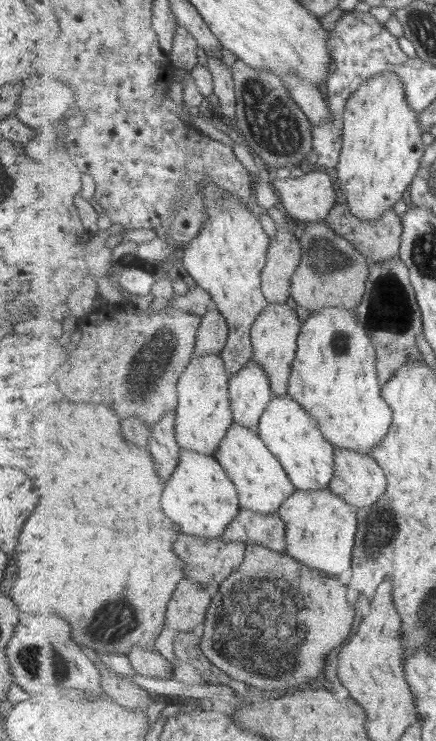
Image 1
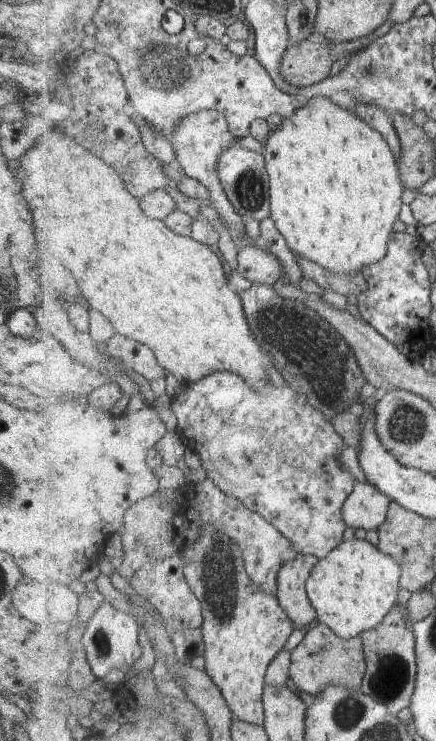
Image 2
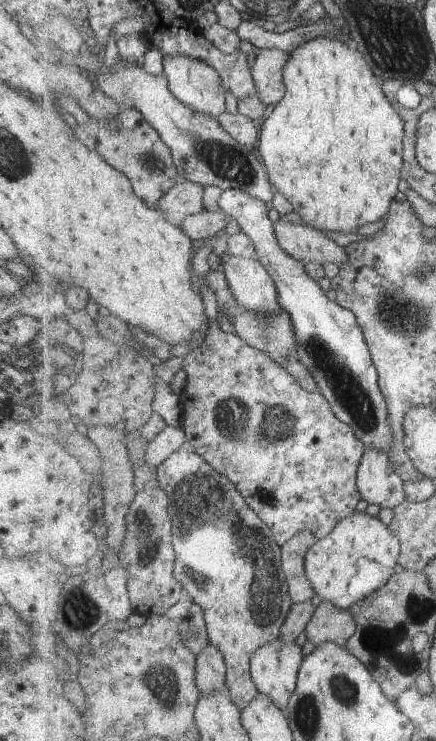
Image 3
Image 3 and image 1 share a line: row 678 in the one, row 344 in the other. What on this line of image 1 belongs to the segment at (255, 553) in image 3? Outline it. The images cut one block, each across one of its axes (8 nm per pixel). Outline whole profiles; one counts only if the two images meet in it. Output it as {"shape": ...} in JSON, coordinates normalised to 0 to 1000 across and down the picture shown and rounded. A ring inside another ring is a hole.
{"shape":[[[466,246],[479,297],[470,298],[452,321],[424,332],[417,351],[433,370],[491,402],[491,410],[523,432],[523,463],[505,476],[518,489],[528,510],[567,495],[583,479],[578,440],[606,424],[615,401],[601,389],[601,367],[615,351],[619,318],[585,291],[544,265],[518,260],[493,247]]]}

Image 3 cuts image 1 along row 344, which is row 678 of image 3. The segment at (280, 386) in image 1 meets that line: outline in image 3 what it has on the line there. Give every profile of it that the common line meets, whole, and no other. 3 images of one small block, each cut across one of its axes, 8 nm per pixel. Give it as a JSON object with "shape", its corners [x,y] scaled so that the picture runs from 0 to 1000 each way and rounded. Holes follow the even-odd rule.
{"shape":[[[677,865],[612,868],[578,883],[573,901],[594,934],[658,958],[683,924],[697,893],[695,877]]]}

